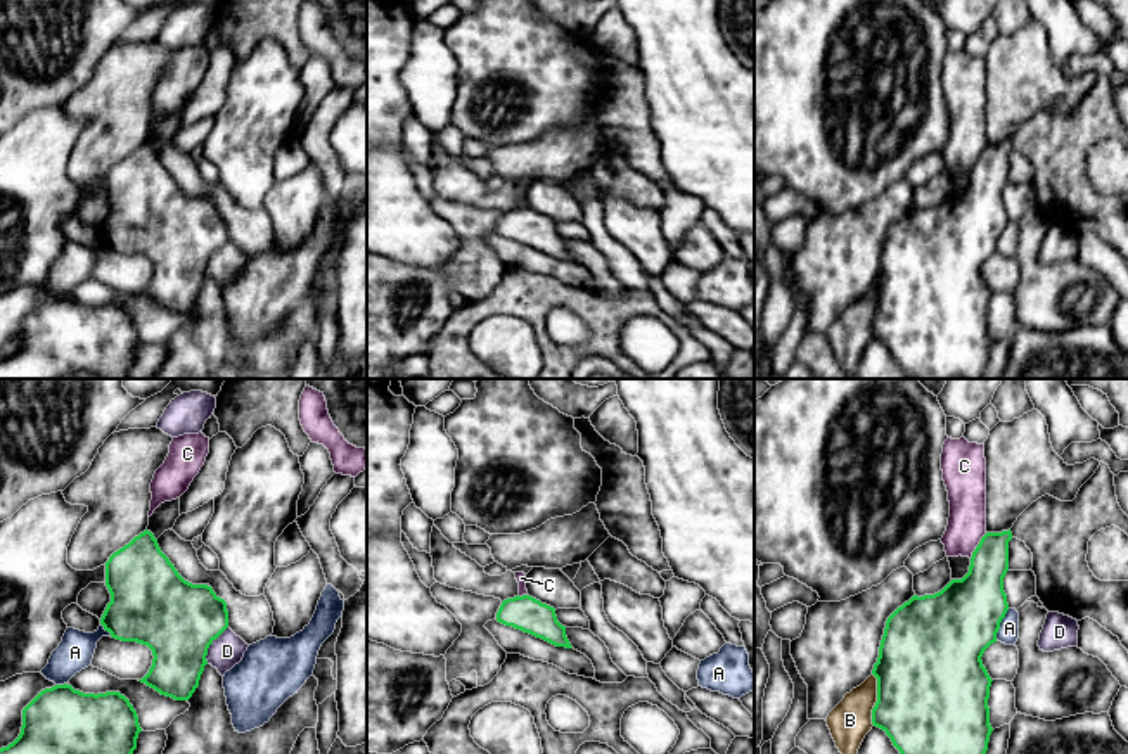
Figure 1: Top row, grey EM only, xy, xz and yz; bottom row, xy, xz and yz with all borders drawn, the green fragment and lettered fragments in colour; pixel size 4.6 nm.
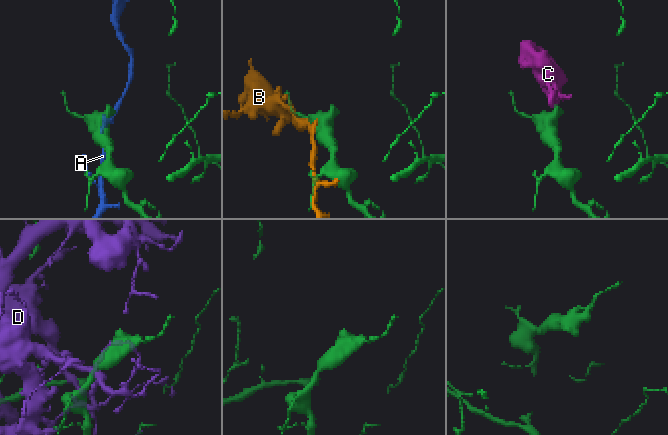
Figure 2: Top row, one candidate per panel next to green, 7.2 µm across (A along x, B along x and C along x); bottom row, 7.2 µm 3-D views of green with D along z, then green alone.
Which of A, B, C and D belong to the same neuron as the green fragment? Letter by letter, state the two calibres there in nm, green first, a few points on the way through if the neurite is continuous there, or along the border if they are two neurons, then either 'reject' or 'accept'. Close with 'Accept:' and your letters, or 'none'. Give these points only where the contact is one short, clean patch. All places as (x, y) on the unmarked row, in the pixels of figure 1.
A: calibres 380 and 100 nm; reject
B: calibres 500 and 190 nm; reject
C: calibres 240 and 180 nm; border yz (986, 146), (969, 170); reject
D: calibres 360 and 150 nm; reject
Accept: none

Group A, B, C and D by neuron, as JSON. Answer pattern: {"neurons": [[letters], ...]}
{"neurons": [["A"], ["B"], ["C"], ["D"]]}

